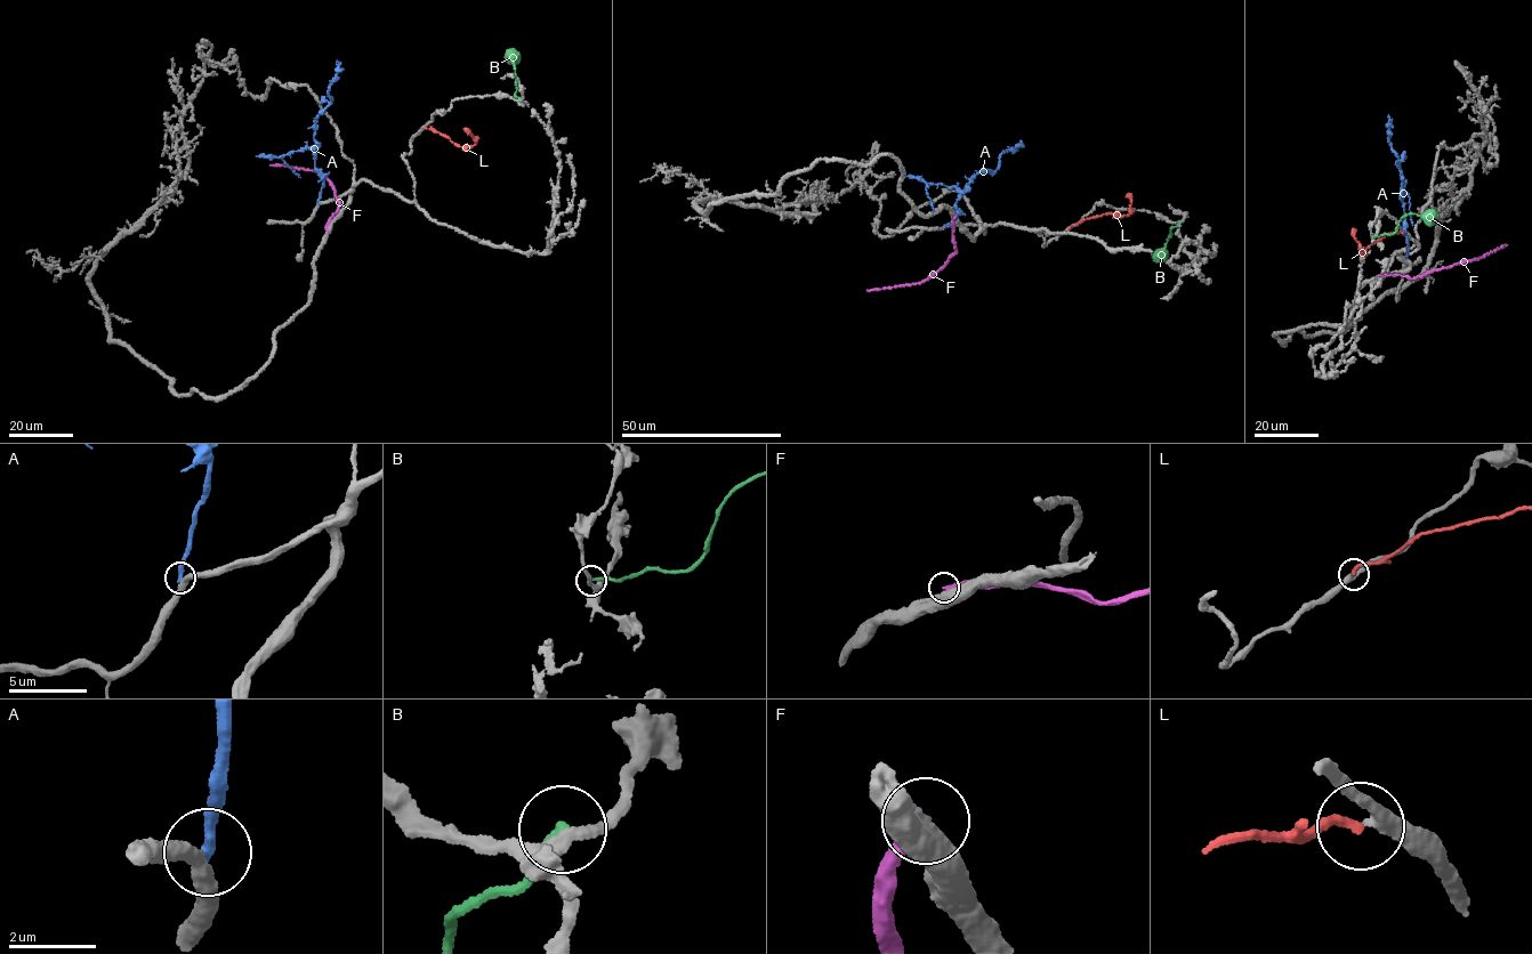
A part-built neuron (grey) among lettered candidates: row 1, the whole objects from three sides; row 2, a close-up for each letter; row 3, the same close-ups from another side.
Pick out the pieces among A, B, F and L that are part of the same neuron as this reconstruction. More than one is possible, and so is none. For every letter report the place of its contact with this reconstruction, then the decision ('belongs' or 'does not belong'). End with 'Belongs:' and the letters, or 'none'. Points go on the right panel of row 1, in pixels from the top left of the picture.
A: (1406, 257) | does not belong
B: (1372, 235) | does not belong
F: (1379, 275) | does not belong
L: (1402, 232) | belongs
Belongs: L

